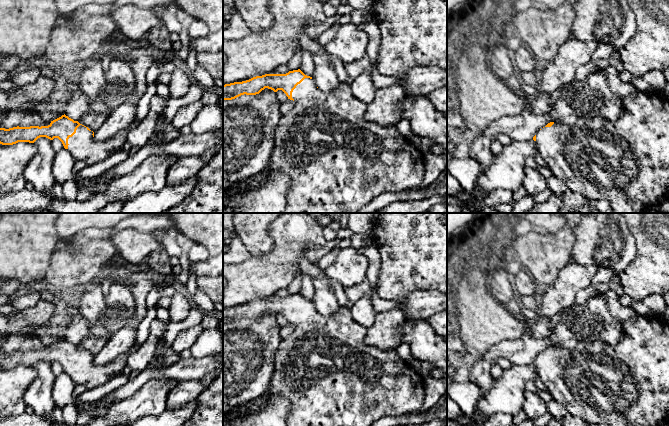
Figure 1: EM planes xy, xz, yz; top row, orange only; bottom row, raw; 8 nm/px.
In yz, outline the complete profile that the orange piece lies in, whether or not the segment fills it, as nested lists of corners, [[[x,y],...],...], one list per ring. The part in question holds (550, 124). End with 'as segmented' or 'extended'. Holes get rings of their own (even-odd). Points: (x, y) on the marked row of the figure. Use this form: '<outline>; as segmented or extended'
[[[637,91],[622,98],[623,114],[616,122],[610,122],[597,116],[580,117],[573,125],[550,122],[533,137],[536,142],[537,153],[547,164],[552,175],[560,179],[567,189],[589,200],[607,200],[614,213],[643,213],[646,209],[654,207],[661,198],[669,197],[669,99],[664,94]]]; extended

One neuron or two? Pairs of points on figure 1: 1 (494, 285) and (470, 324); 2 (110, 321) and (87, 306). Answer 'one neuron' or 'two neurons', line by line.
1: two neurons
2: two neurons

